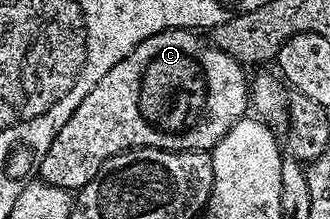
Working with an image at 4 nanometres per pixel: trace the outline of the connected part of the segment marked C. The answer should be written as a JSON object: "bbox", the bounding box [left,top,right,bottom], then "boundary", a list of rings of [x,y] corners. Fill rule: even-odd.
{"bbox":[39,27,249,193],"boundary":[[[174,27],[171,31],[155,33],[144,39],[139,45],[135,45],[133,51],[127,53],[127,57],[123,57],[123,61],[119,61],[119,65],[112,67],[103,77],[103,81],[99,81],[99,85],[95,85],[95,89],[91,89],[91,93],[87,93],[87,97],[83,97],[83,101],[79,101],[79,109],[75,109],[75,113],[71,113],[67,125],[63,125],[63,129],[57,131],[55,141],[47,149],[45,156],[39,160],[40,182],[61,187],[70,193],[76,192],[85,187],[87,181],[91,181],[97,176],[103,161],[107,161],[112,155],[117,155],[120,151],[130,151],[133,147],[154,147],[164,151],[212,152],[214,145],[227,133],[227,129],[231,129],[231,125],[235,125],[246,114],[249,107],[249,85],[247,74],[245,75],[246,68],[242,64],[236,63],[230,55],[213,46],[212,42],[205,40],[204,43],[197,35],[200,34],[196,30]]]}

